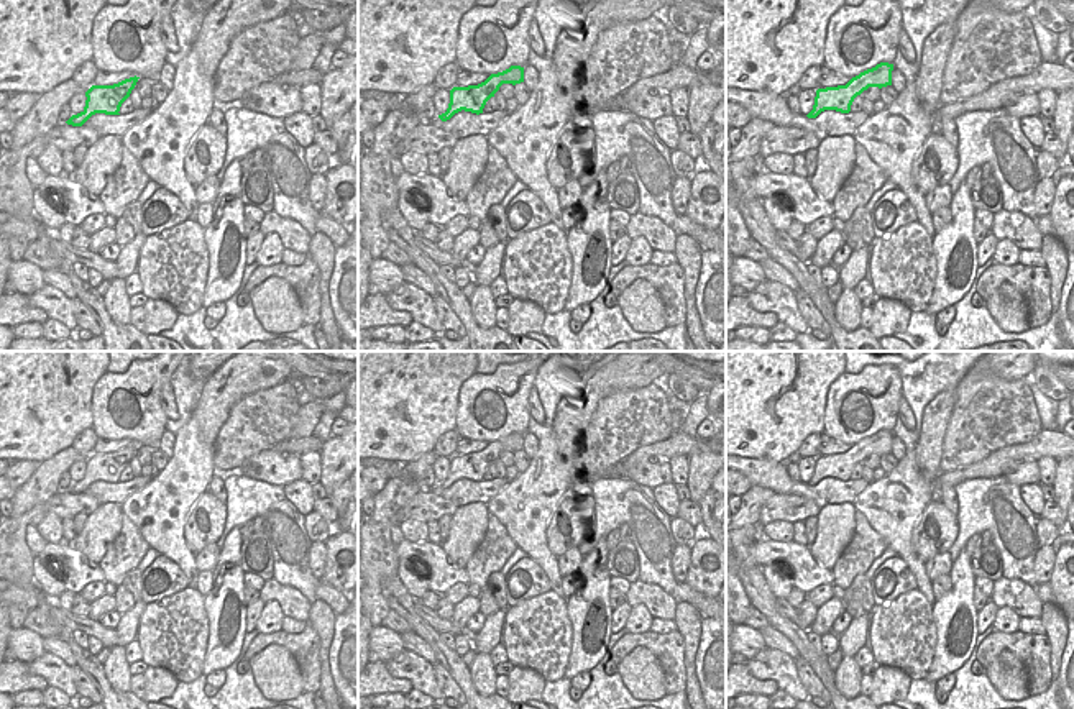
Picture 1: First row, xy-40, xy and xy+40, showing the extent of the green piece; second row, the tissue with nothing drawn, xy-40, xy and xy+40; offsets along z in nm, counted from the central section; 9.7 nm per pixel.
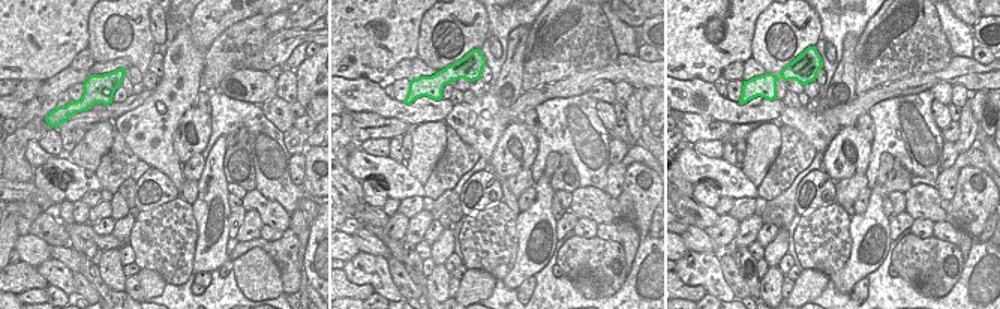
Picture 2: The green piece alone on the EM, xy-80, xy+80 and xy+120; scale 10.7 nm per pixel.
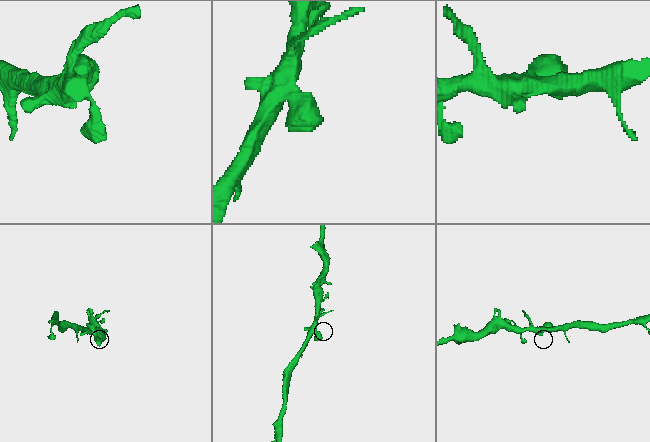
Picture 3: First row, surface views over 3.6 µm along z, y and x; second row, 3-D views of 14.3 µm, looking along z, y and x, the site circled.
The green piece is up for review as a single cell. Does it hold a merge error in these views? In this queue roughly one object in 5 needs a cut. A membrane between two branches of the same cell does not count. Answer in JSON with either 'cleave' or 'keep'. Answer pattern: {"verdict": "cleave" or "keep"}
{"verdict": "keep"}

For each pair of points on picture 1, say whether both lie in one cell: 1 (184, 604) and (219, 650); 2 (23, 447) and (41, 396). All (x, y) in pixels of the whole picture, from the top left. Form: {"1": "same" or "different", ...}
{"1": "different", "2": "same"}

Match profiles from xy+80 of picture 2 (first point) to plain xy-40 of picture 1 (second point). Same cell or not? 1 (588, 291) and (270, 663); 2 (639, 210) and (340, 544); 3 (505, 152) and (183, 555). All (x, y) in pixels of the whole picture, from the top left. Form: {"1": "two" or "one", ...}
{"1": "one", "2": "one", "3": "two"}

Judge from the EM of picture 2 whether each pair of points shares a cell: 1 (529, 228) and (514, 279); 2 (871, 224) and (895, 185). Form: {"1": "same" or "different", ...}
{"1": "same", "2": "different"}

